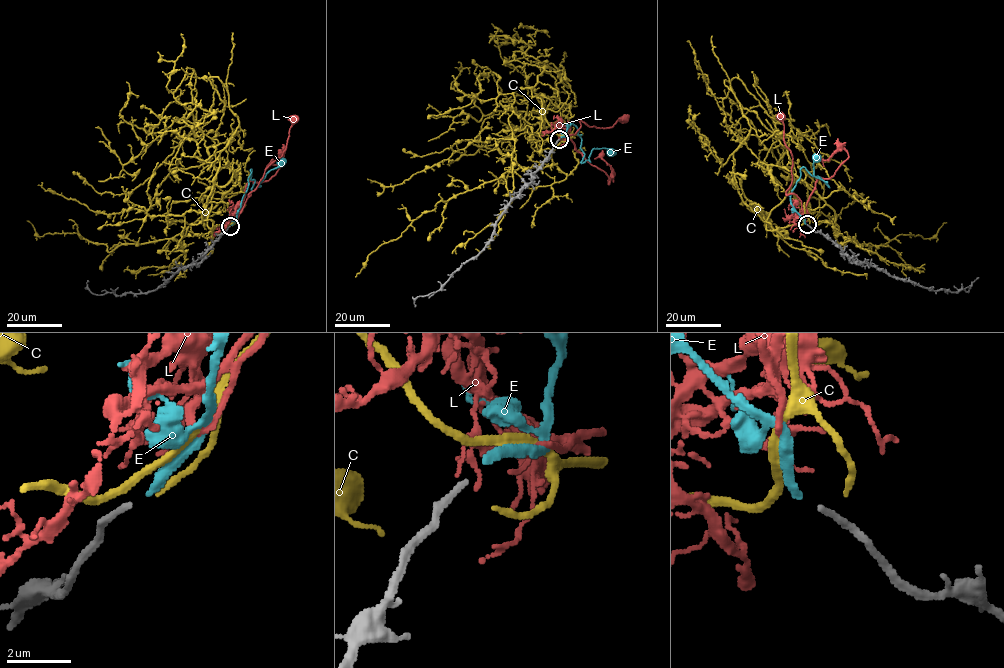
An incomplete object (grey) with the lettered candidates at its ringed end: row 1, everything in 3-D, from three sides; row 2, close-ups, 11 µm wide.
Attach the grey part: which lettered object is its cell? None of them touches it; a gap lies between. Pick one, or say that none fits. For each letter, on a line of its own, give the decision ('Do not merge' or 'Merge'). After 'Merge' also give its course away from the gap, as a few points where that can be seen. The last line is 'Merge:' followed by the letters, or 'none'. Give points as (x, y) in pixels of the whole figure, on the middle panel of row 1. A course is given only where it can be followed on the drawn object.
C: Do not merge
E: Merge. Its course: (560, 137), (571, 123), (577, 128), (584, 155), (582, 163), (594, 148), (609, 149), (615, 155)
L: Do not merge
Merge: E

